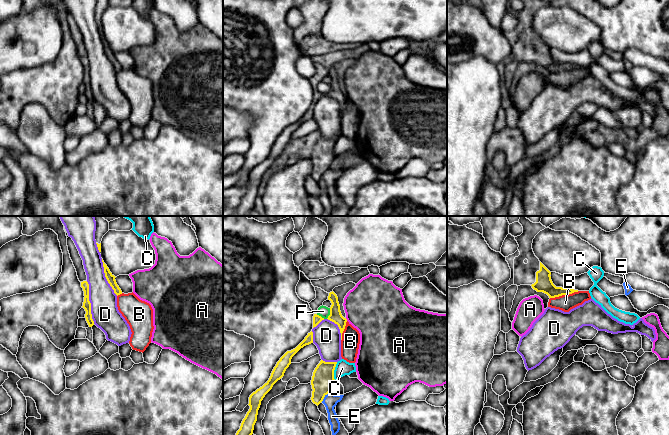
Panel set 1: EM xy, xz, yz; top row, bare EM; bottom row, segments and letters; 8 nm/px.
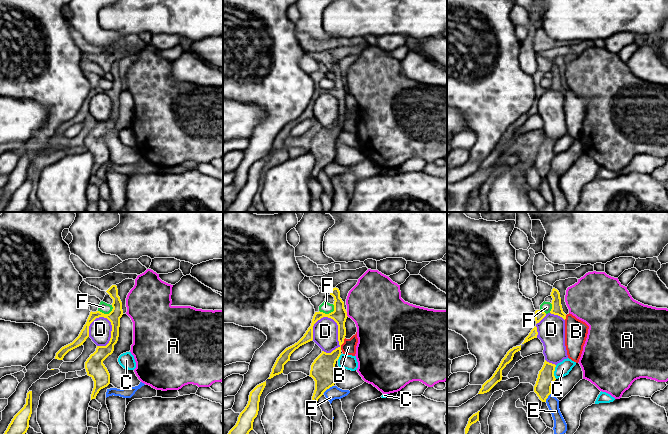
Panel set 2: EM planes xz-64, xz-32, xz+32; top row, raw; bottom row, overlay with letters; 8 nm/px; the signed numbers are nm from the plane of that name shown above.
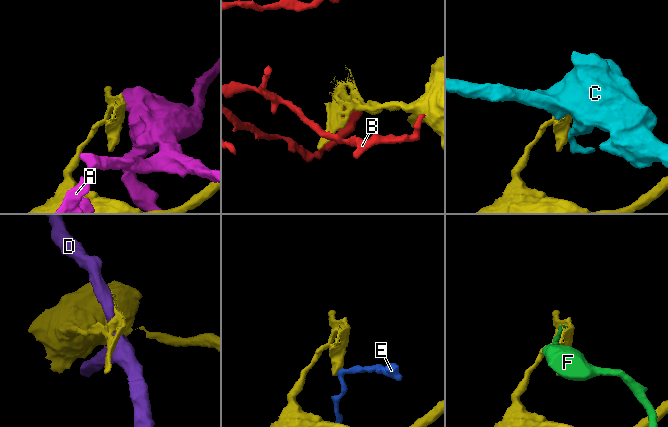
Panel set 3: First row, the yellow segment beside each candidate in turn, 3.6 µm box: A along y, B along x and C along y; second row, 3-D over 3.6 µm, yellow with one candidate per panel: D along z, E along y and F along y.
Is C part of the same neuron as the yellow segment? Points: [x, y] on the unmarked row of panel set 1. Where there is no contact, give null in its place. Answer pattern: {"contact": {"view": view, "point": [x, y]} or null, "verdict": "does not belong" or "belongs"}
{"contact": {"view": "xz", "point": [333, 147]}, "verdict": "does not belong"}

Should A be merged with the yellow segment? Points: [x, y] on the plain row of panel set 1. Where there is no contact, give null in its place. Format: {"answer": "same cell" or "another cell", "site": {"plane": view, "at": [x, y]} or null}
{"answer": "another cell", "site": {"plane": "xz", "at": [346, 95]}}

